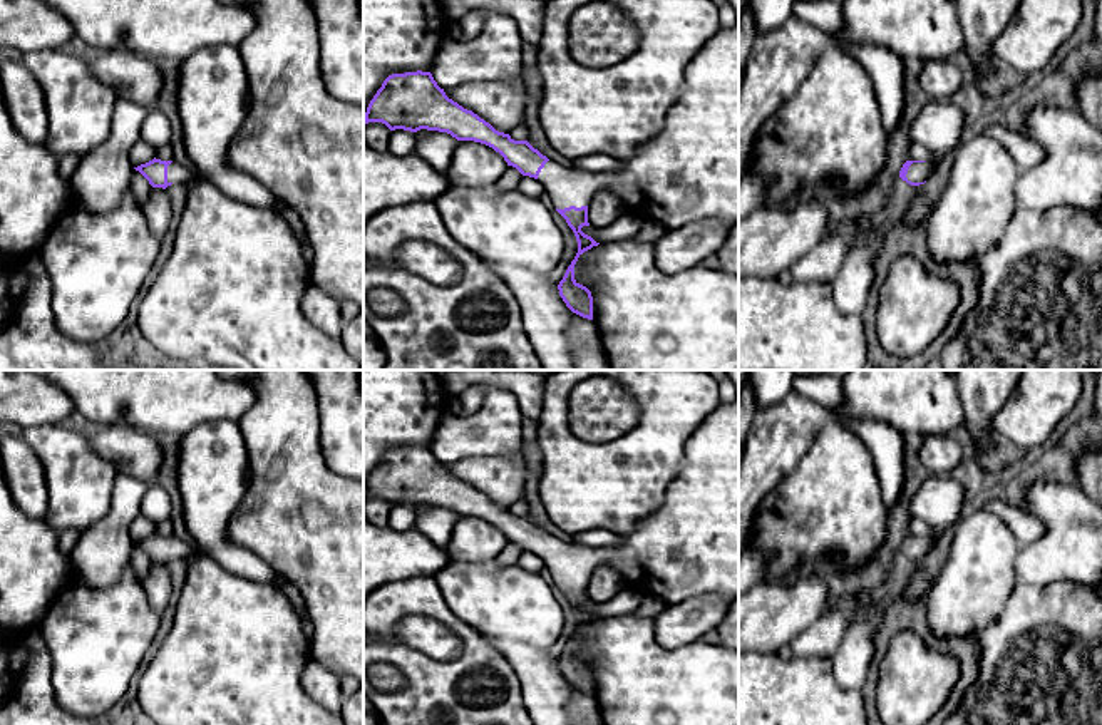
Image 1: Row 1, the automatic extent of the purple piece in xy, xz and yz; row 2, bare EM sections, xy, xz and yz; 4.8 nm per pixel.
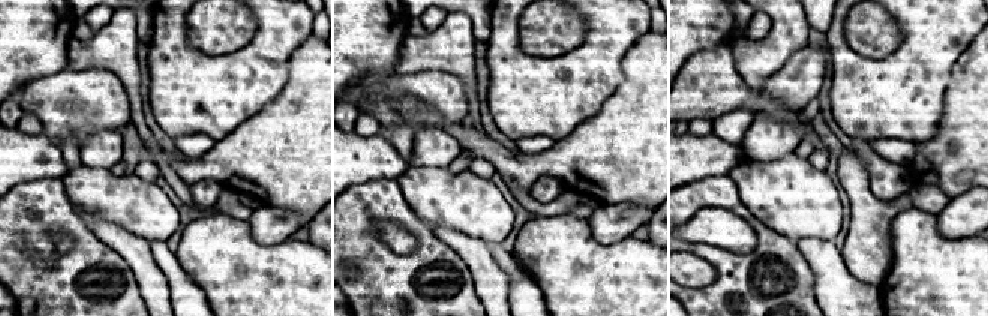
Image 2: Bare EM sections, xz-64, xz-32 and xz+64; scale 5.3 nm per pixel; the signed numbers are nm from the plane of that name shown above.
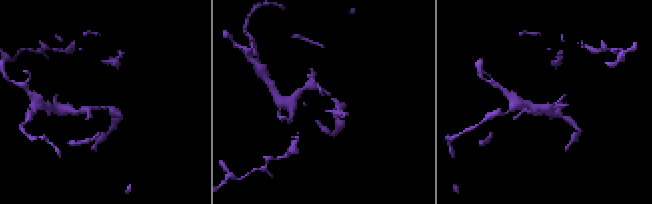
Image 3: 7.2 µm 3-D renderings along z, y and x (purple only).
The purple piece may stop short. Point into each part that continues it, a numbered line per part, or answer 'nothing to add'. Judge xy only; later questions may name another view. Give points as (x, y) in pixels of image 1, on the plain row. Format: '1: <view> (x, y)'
1: xy (176, 548)

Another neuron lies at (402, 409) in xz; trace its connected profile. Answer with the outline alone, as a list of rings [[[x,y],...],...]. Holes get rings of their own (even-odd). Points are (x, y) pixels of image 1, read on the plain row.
[[[363,370],[363,494],[389,450],[432,447],[445,414],[445,385],[434,370]]]

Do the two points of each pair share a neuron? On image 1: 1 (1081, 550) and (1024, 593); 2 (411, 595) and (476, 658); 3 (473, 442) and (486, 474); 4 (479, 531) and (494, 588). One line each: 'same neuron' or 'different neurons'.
1: different neurons
2: same neuron
3: different neurons
4: different neurons

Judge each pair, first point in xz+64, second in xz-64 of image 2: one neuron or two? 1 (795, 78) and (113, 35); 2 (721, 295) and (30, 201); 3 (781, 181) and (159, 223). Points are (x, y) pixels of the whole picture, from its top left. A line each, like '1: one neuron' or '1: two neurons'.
1: two neurons
2: one neuron
3: one neuron

